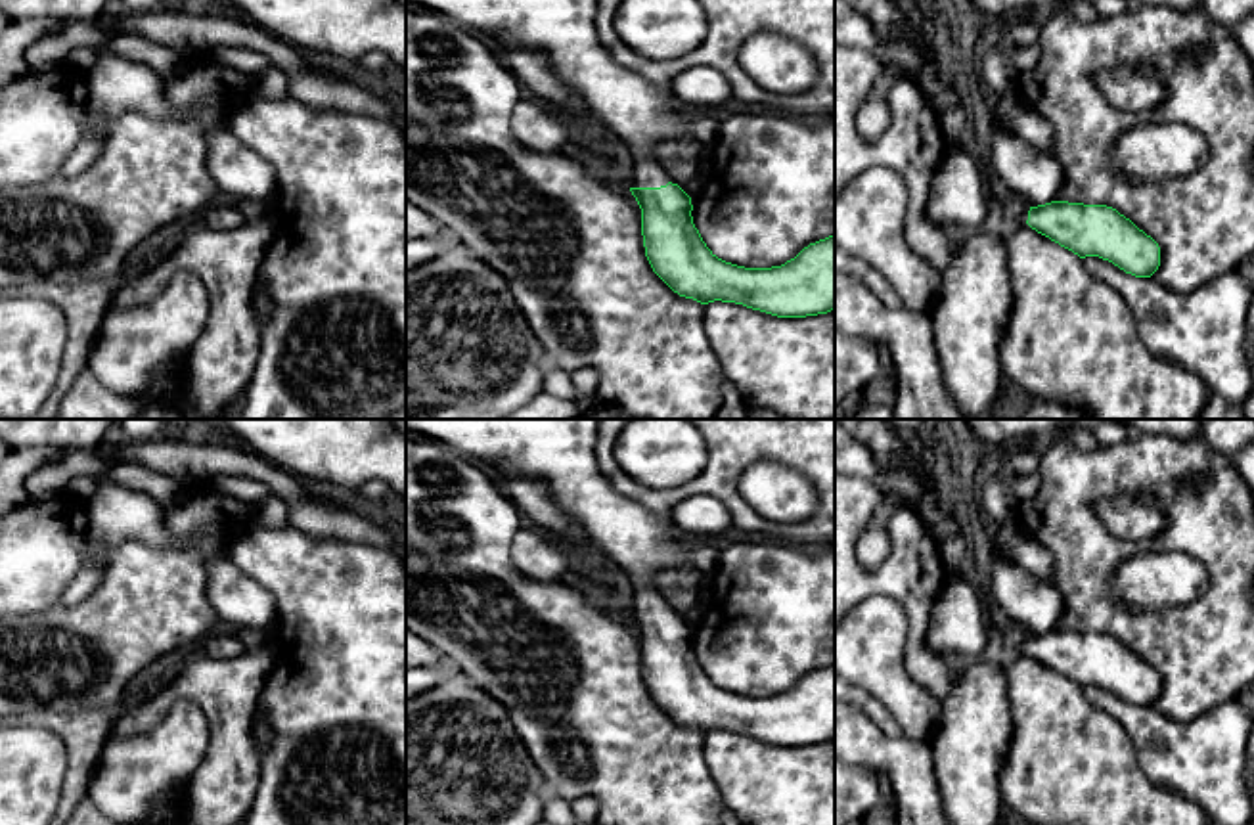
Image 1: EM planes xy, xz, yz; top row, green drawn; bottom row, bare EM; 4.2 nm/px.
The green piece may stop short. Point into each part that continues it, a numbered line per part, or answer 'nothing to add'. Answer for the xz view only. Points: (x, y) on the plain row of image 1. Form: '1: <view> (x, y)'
1: xz (561, 452)

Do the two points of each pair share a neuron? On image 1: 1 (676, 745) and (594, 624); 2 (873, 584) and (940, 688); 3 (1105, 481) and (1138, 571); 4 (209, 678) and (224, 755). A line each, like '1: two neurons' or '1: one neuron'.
1: one neuron
2: one neuron
3: two neurons
4: one neuron

